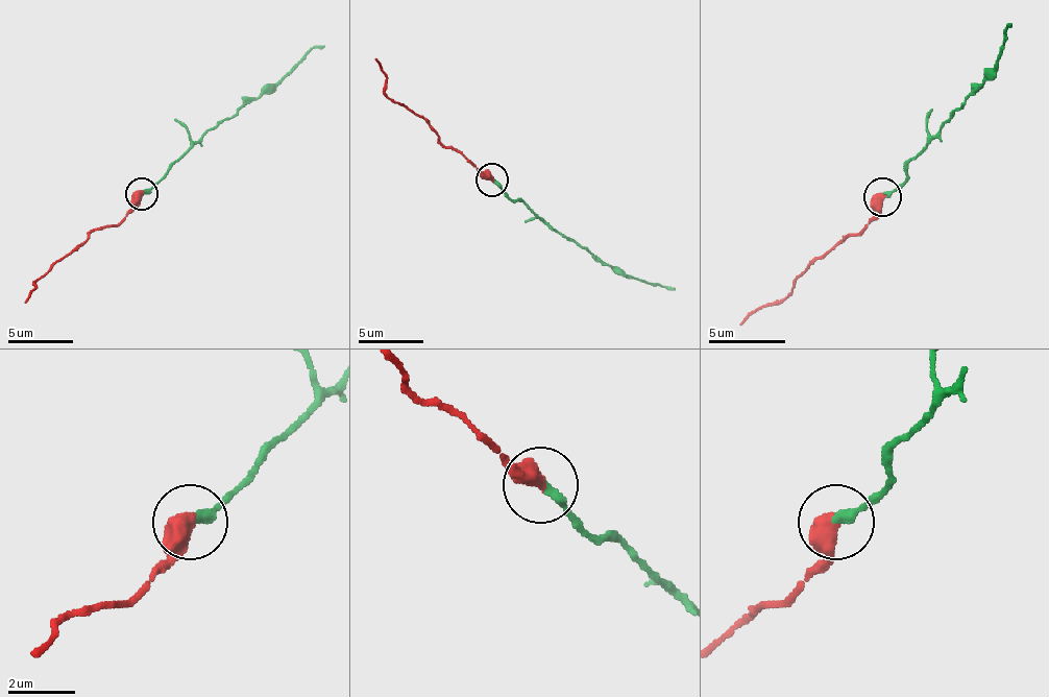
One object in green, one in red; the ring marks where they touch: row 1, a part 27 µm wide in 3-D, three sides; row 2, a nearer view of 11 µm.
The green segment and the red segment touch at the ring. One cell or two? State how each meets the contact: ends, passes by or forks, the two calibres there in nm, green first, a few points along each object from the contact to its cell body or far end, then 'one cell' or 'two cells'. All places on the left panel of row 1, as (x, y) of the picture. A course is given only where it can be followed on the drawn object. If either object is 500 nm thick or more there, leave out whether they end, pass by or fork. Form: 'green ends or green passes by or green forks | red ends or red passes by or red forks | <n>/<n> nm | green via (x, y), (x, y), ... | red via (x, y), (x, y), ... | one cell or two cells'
280/600 nm | green via (142, 193), (211, 130), (263, 94), (313, 48), (325, 45) | red via (142, 193), (139, 202), (116, 225), (96, 229), (33, 285), (24, 301) | two cells

